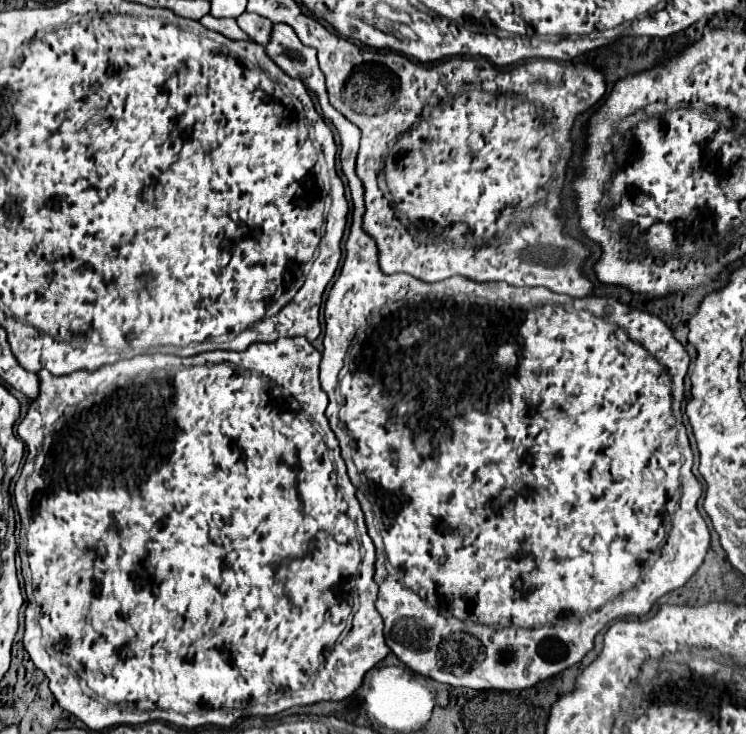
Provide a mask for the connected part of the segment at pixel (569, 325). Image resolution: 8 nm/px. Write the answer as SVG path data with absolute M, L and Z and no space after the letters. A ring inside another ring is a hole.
M274 25L274 31L272 31L272 39L270 43L266 45L266 51L268 55L274 59L274 63L290 77L298 77L302 79L302 83L316 93L318 101L320 101L320 107L322 107L322 113L326 119L330 119L334 123L334 127L338 129L338 135L340 135L340 163L342 163L342 171L348 179L348 187L350 187L350 193L352 193L352 225L350 225L350 235L348 235L348 241L346 241L346 259L344 259L344 265L342 265L342 271L340 271L340 277L336 279L336 283L332 285L330 293L328 293L328 299L326 299L326 335L324 335L323 346L324 350L322 352L322 365L320 365L320 381L322 381L322 391L328 393L329 405L326 409L326 417L329 421L329 425L332 428L332 431L335 433L339 446L341 449L341 455L345 460L347 466L347 474L350 478L350 481L354 486L364 483L366 487L366 493L370 497L370 503L372 503L372 509L374 515L378 517L380 521L380 533L382 537L372 537L374 545L376 545L376 553L378 553L378 561L376 561L376 583L380 585L380 593L378 593L378 601L376 601L376 609L378 613L382 615L384 619L384 637L386 637L386 645L390 647L390 651L404 663L408 665L412 671L424 675L424 677L430 677L438 683L446 683L446 685L452 685L452 687L468 687L468 689L502 689L502 691L514 691L514 689L528 689L532 685L536 685L538 681L544 681L576 663L582 661L582 657L592 649L594 645L594 637L614 619L622 619L622 617L630 617L630 615L646 615L652 607L652 603L656 599L660 599L662 595L682 587L694 573L696 569L700 567L700 563L704 561L704 555L710 547L710 533L708 533L708 527L704 523L704 519L700 517L698 513L698 499L702 495L702 485L700 481L694 477L692 472L693 466L693 453L690 448L689 439L687 436L686 428L682 423L680 423L680 428L678 428L678 421L676 418L680 418L680 407L683 400L685 399L685 389L684 389L684 379L686 376L686 369L688 369L688 363L690 363L690 355L688 351L684 349L682 343L678 343L672 335L672 331L668 329L668 325L648 313L648 311L642 311L642 309L634 309L634 307L628 307L616 299L610 299L610 297L586 297L586 299L572 299L568 295L556 295L544 287L512 287L512 285L506 285L506 283L498 283L498 281L490 281L490 283L478 283L478 281L470 281L466 277L452 277L452 279L446 279L442 283L424 283L420 279L414 279L412 275L404 275L404 273L396 273L396 275L384 275L378 267L378 249L376 249L376 243L366 235L362 233L362 215L364 215L364 187L362 187L362 181L356 177L356 171L354 171L354 165L356 165L356 153L358 153L358 145L360 145L360 129L356 129L342 113L338 113L330 103L328 103L328 93L326 93L326 87L324 87L324 73L320 71L318 67L318 59L316 59L316 49L312 47L306 47L296 35L294 31L288 27L288 25ZM374 309L378 309L378 317L368 317ZM358 325L362 329L362 337L358 337L358 341L354 341L354 345L350 345L350 341L354 339L354 333L358 331Z

